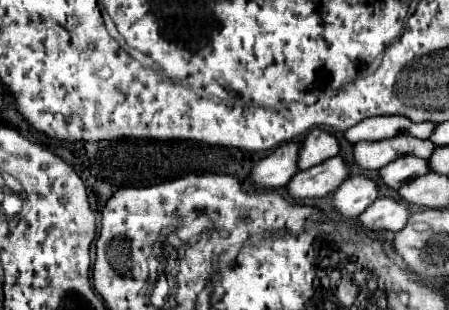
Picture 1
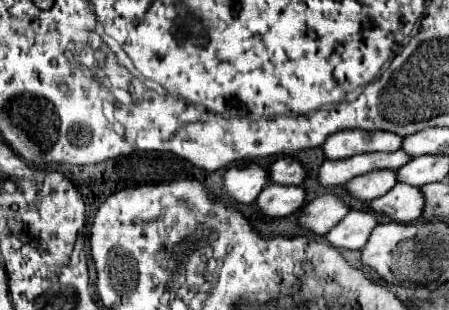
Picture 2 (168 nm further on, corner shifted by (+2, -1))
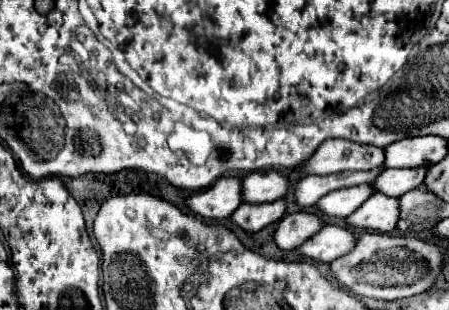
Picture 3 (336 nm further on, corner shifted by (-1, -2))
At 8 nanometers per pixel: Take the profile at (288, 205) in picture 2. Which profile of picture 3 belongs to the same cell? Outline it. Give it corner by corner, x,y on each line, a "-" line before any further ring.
279,199
277,203
263,203
263,205
239,205
237,211
231,213
231,221
239,225
247,233
257,233
263,227
279,221
285,213
285,201

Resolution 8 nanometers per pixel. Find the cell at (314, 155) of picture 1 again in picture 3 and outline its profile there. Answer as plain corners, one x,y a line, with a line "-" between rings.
255,171
243,177
241,203
273,203
287,191
287,179
277,171

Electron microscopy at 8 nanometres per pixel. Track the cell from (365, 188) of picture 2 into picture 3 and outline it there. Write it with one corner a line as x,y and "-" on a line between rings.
369,183
351,187
351,189
337,189
335,193
327,193
319,203
315,205
319,213
327,217
347,217
351,215
361,203
365,203
367,197
371,197
375,191

